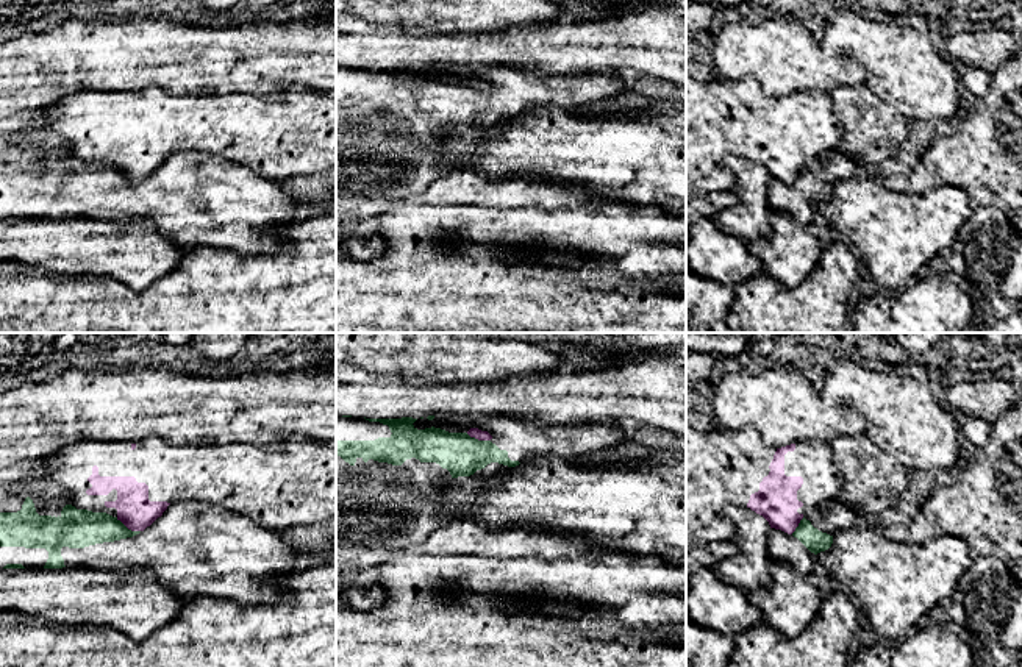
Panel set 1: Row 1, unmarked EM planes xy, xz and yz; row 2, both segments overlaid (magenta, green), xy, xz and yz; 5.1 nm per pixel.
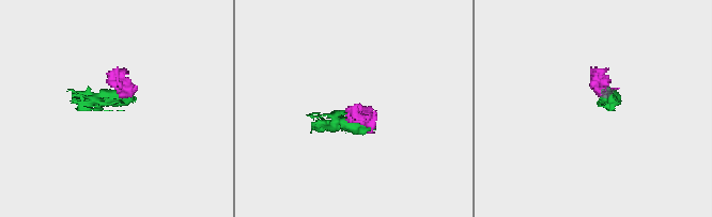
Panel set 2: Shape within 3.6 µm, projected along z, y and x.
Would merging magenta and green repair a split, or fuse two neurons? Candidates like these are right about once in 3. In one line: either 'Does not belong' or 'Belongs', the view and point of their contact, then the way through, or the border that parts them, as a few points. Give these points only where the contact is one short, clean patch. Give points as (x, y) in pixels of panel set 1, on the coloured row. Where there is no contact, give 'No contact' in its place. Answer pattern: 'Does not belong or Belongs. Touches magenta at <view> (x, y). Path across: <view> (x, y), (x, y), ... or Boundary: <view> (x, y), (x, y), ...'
Does not belong. Touches magenta at xy (128, 528). Boundary: xy (116, 517), (128, 528), (139, 531)

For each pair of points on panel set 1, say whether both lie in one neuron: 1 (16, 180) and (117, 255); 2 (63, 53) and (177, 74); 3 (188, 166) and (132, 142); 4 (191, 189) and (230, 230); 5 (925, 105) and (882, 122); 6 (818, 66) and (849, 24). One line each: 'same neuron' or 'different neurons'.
1: different neurons
2: same neuron
3: different neurons
4: same neuron
5: different neurons
6: different neurons

